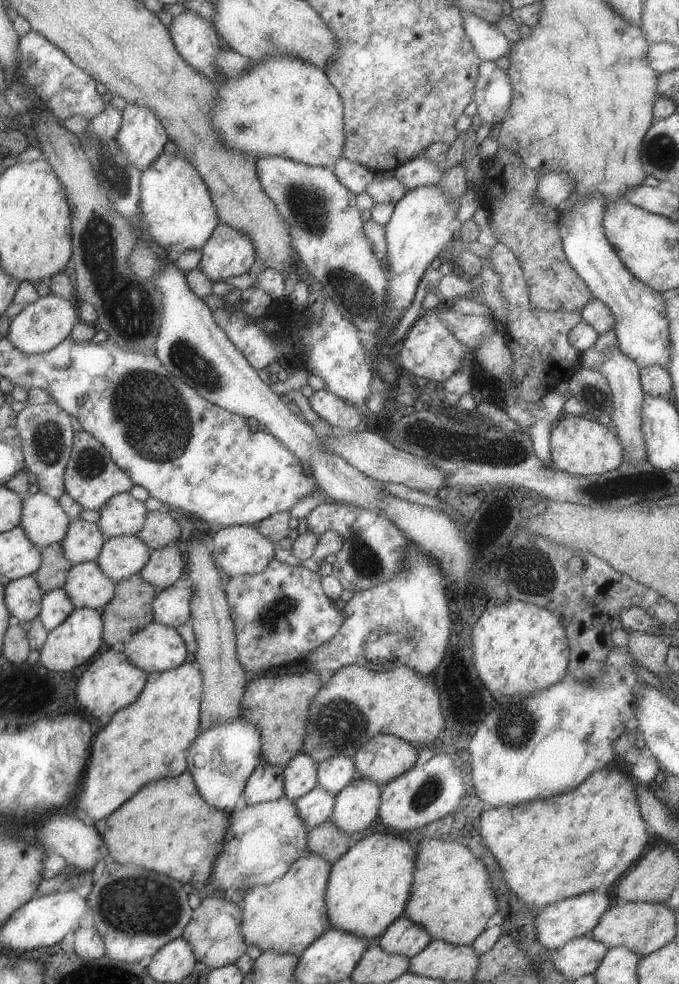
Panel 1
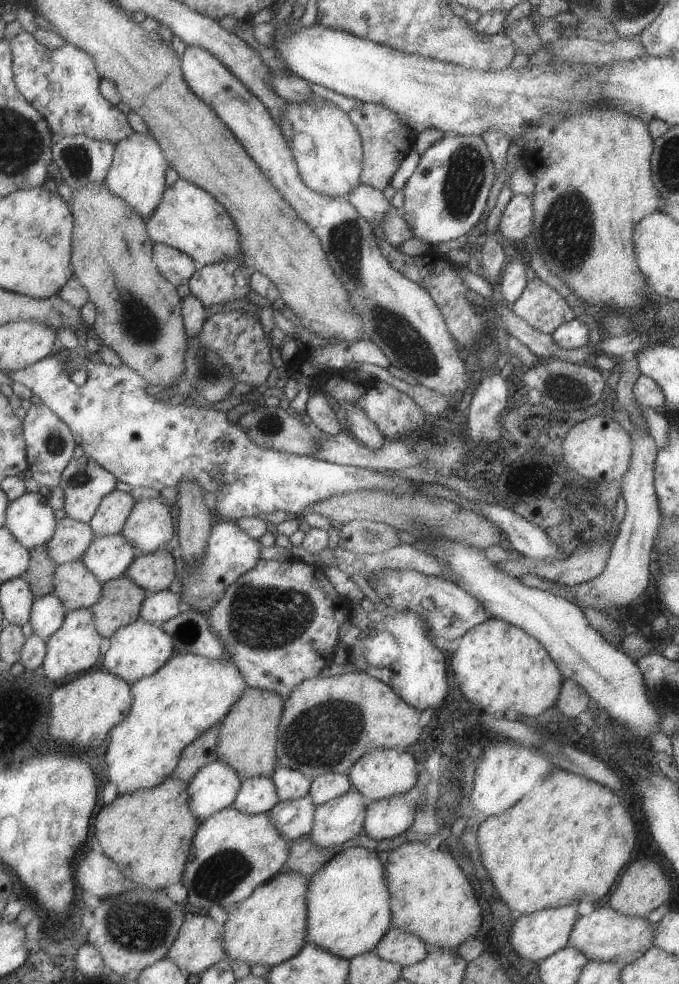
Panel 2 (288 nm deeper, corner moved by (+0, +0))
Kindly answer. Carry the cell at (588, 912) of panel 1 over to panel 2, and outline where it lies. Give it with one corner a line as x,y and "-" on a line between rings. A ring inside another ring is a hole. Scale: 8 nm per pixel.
569,904
569,906
561,906
561,908
547,908
541,912
533,912
529,916
519,916
513,922
511,936
509,936
509,942
511,942
511,948
515,950
515,954
519,954
523,960
539,964
541,960
549,958
557,950
567,948
571,942
571,932
575,928
575,922
581,918
577,914
577,906
579,904

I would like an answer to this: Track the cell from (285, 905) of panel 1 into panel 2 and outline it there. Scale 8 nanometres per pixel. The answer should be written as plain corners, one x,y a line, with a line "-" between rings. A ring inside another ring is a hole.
283,870
277,876
273,876
269,882
259,884
259,888
253,890
249,898
245,898
239,904
231,904
227,908
227,922
223,924
223,948
229,958
233,960
245,960
249,966
253,964
267,964
269,968
297,956
301,948
307,944
307,892
309,892
309,880
299,872

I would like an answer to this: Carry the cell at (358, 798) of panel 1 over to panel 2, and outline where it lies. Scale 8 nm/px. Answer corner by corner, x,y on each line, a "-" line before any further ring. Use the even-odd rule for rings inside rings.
351,790
335,800
329,800
315,808
313,814
313,828
309,838
319,848
333,848
355,834
363,832
367,814
367,800
357,790

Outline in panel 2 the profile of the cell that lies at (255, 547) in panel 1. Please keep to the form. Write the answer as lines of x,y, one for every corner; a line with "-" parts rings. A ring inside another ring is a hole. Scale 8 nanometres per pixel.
219,522
213,524
211,528
211,536
207,540
207,552
197,568
197,572
193,574
193,578
183,578
183,590
181,590
181,600
185,610
193,608
201,614
207,616
207,612
219,602
219,598
223,596
223,592
227,590
227,586
231,586
239,576
243,576
245,572
253,570
259,564
259,556
261,556
261,542
251,538
247,532
243,532
237,522

